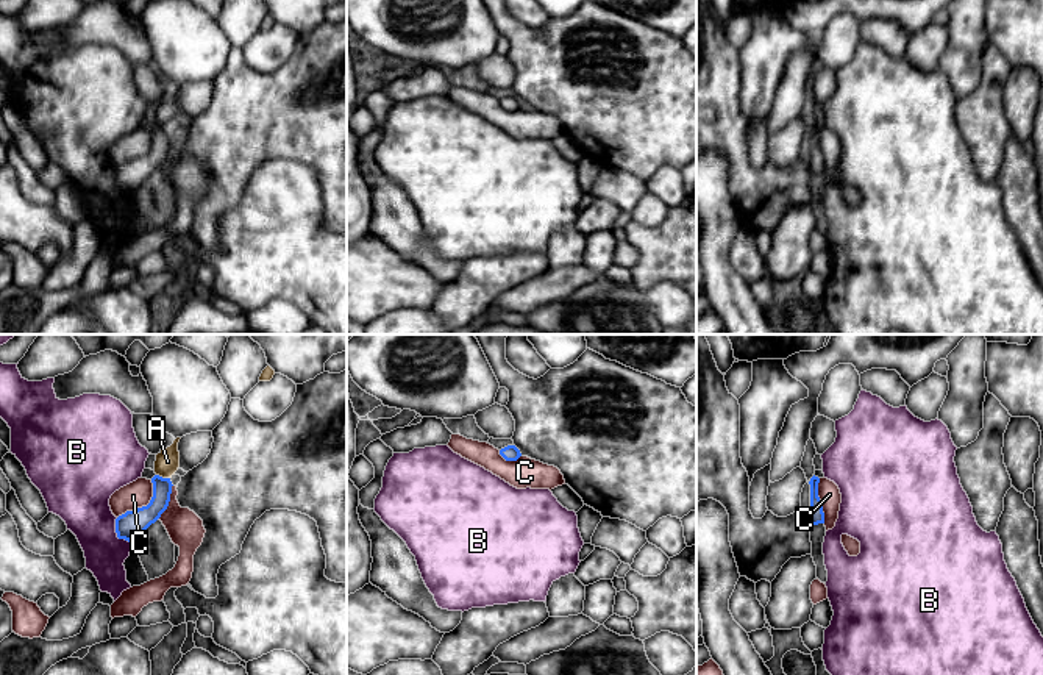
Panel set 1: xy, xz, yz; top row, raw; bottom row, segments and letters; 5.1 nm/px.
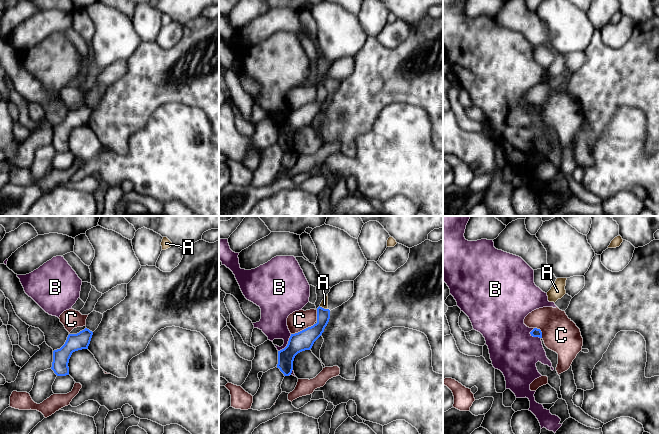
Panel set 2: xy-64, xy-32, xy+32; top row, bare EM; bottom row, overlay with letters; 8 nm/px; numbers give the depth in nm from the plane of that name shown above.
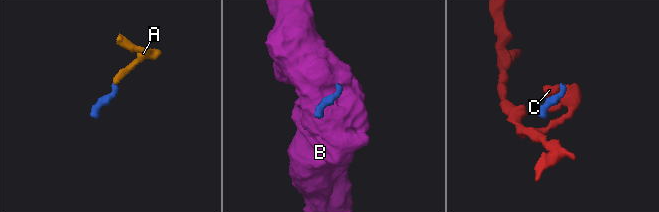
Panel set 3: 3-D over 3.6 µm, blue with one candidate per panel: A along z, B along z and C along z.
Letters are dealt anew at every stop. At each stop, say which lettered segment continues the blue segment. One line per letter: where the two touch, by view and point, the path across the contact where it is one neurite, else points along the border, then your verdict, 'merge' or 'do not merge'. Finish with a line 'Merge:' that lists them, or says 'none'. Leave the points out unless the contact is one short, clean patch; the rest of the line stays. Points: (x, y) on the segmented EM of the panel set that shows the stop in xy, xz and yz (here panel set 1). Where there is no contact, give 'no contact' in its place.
A: meets blue in xy at (161, 477); runs through xy (139, 519), (160, 500), (161, 477), (167, 461); merge
B: meets blue in xy at (117, 536); border along xy (116, 517), (116, 535), (135, 542); do not merge
C: meets blue in xy at (144, 507); border along xy (152, 480), (152, 499), (145, 505), (127, 510), (117, 517); do not merge
Merge: A

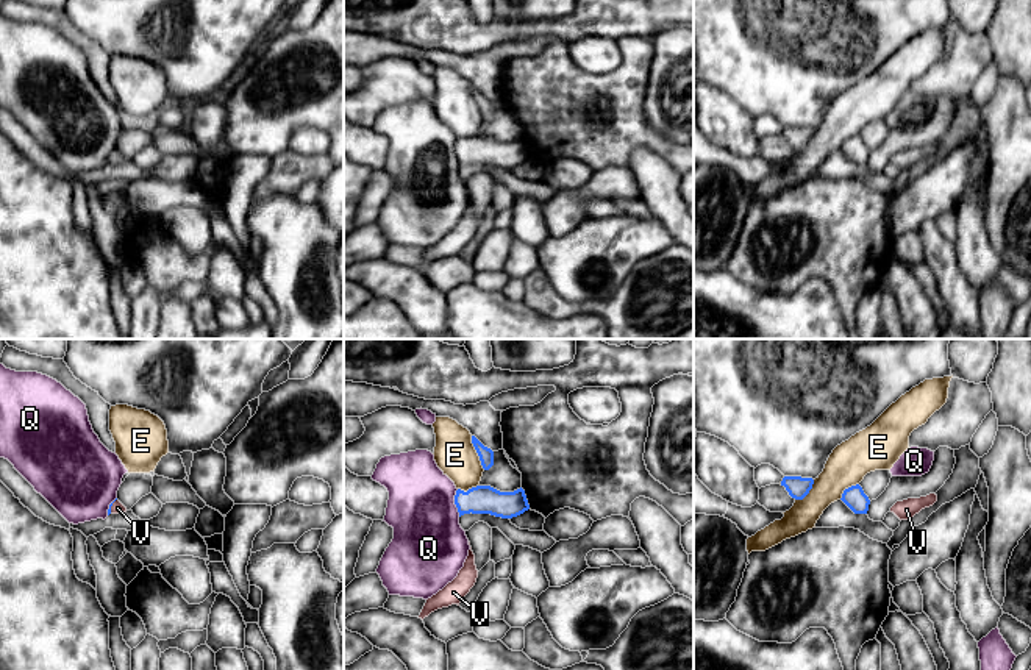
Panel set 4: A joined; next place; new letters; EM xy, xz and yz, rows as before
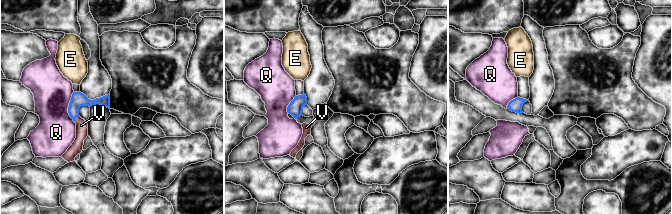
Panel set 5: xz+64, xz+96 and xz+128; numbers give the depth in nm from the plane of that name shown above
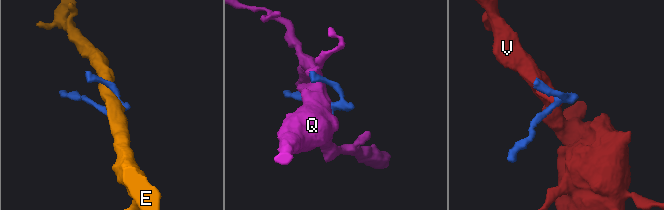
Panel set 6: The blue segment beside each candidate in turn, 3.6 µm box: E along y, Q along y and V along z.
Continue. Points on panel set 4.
E: meets blue in xz at (477, 452); do not merge
Q: meets blue in xz at (455, 503); do not merge
V: meets blue in xy at (111, 505); runs through xy (116, 498), (111, 505), (117, 508); merge
Merge: V

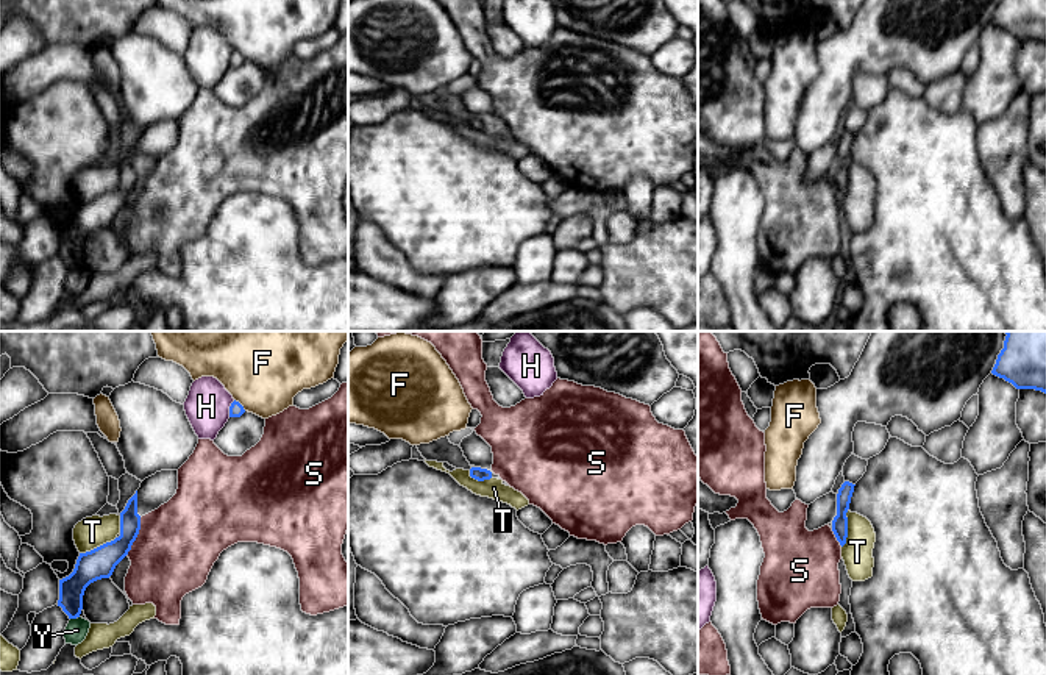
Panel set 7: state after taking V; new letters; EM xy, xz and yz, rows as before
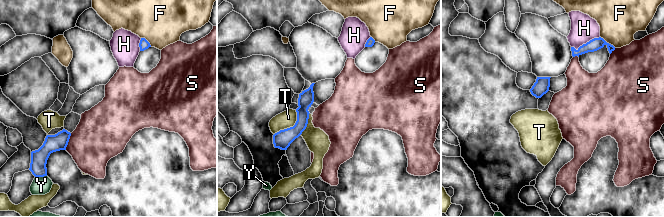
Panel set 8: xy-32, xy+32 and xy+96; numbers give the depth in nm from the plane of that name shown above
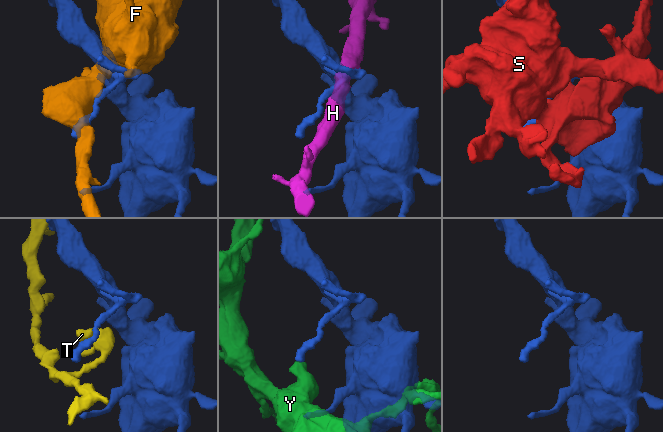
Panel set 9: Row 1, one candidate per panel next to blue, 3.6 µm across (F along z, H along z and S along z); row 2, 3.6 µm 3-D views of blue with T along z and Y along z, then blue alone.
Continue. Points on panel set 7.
F: meets blue in xy at (241, 405); do not merge
H: meets blue in xy at (230, 408); do not merge
S: meets blue in xy at (136, 536); border along xy (141, 517), (138, 536), (125, 555); do not merge
T: meets blue in xy at (97, 547); border along xy (116, 536), (80, 553); do not merge
Y: meets blue in xy at (74, 617); do not merge
Merge: none

